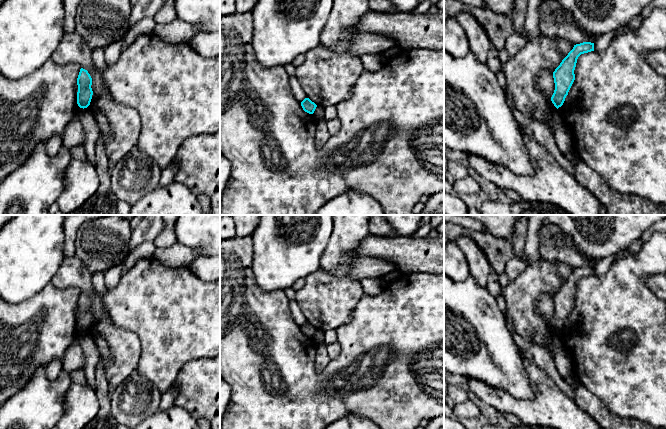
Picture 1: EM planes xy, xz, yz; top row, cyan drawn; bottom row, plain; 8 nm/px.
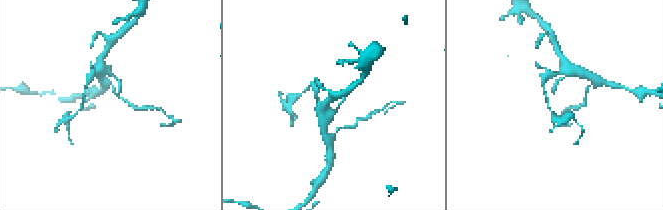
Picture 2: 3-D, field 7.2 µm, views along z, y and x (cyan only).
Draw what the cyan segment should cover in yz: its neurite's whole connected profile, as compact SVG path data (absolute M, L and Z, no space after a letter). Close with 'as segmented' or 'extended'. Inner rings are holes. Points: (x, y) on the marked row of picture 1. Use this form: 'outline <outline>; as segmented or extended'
outline M583 42L574 45L573 49L553 72L555 90L551 97L551 101L557 109L563 105L565 98L575 80L574 70L578 57L581 54L591 51L594 51L594 43Z; as segmented

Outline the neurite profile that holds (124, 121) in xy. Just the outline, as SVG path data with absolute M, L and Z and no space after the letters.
M74 31L65 33L51 59L60 65L77 64L88 71L92 78L92 99L86 108L98 108L107 118L109 131L100 131L99 137L105 147L109 163L116 164L129 151L137 147L141 118L132 107L114 101L111 92L104 85L101 73L92 60L92 50Z

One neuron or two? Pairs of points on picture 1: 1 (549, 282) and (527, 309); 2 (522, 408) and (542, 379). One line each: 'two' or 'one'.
1: one
2: one

